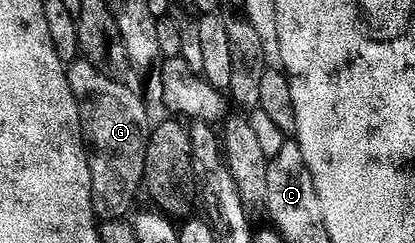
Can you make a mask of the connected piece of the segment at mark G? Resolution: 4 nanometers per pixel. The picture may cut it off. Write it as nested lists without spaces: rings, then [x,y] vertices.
[[[77,60],[67,67],[66,73],[70,92],[74,92],[74,100],[78,104],[80,127],[84,133],[84,145],[88,152],[88,168],[92,181],[92,210],[100,220],[124,218],[136,198],[136,189],[139,191],[144,181],[144,157],[150,129],[144,102],[124,83],[124,80],[103,74],[89,62]]]

